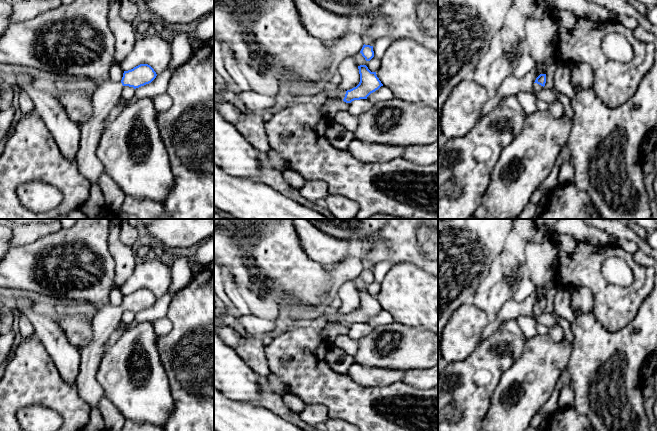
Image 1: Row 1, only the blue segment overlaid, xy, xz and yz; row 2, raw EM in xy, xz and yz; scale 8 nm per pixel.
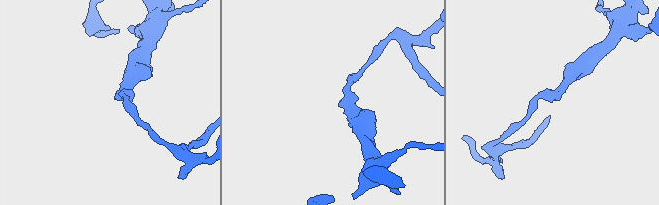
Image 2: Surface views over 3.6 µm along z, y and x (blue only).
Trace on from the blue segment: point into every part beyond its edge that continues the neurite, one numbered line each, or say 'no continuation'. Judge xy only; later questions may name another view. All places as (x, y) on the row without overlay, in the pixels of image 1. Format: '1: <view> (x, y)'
1: xy (106, 320)

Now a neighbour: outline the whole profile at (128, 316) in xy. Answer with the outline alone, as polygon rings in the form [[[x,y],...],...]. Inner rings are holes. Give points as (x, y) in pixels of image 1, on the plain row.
[[[124,310],[121,317],[121,321],[130,324],[131,322],[134,321],[134,318],[135,318],[135,313],[133,311]]]

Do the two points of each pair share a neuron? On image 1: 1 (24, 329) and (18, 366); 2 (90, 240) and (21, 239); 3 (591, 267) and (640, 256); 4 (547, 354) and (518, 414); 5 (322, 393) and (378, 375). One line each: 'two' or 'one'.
1: two
2: two
3: two
4: one
5: two

